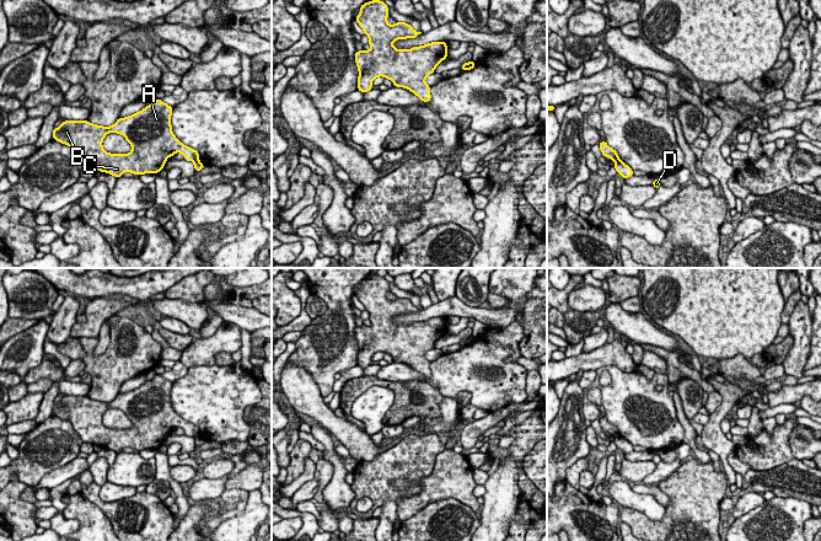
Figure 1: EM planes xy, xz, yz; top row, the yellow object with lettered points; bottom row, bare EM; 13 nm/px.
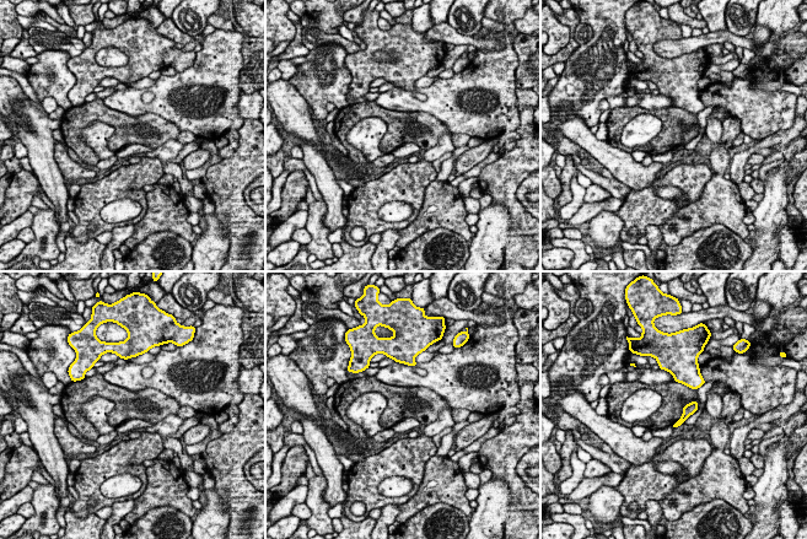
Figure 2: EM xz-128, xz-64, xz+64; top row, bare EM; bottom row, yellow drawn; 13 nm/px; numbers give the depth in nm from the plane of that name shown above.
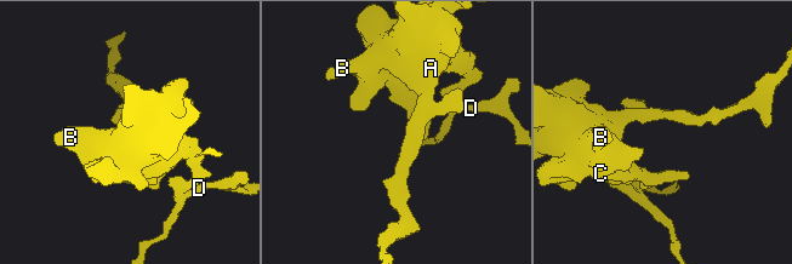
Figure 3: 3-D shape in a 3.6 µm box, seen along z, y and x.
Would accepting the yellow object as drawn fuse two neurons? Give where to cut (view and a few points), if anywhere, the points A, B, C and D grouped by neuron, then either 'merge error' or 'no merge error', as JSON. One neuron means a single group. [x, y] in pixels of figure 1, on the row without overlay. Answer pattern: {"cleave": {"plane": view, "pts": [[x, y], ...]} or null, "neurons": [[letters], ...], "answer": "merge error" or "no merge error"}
{"cleave": {"plane": "yz", "pts": [[618, 434], [616, 437]]}, "neurons": [["A", "B", "C"], ["D"]], "answer": "merge error"}

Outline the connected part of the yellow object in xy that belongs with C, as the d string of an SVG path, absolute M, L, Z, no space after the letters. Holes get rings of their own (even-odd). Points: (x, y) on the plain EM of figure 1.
M161 375L143 384L129 392L118 393L111 402L102 402L88 396L64 396L59 403L54 403L52 413L69 421L84 443L97 444L101 448L113 450L119 454L124 448L136 451L144 449L157 449L165 443L165 438L176 428L182 428L187 436L199 436L199 428L182 419L172 408L171 390L172 381ZM108 408L122 409L132 421L129 429L109 429L103 425L102 417Z

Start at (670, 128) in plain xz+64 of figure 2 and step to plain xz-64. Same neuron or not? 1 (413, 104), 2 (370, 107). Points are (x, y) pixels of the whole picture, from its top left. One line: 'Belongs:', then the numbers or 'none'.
Belongs: 2

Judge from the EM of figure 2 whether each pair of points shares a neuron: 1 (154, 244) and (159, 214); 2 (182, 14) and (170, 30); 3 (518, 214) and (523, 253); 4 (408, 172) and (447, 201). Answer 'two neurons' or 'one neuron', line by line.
1: two neurons
2: two neurons
3: one neuron
4: two neurons

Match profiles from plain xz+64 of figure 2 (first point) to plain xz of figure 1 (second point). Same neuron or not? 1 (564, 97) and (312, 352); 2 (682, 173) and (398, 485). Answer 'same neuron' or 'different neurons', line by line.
1: same neuron
2: different neurons

